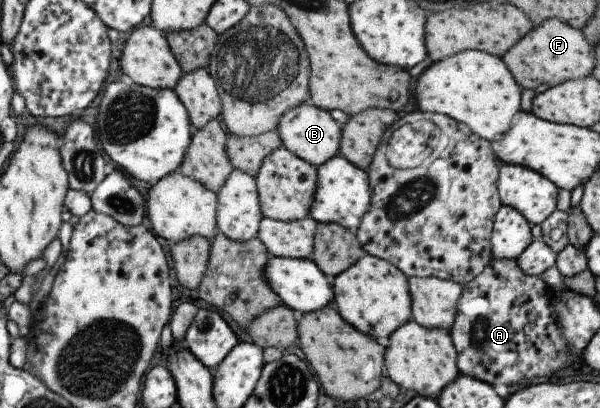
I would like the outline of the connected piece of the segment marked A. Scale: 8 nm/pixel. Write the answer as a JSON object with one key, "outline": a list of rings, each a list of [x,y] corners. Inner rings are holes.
{"outline":[[[492,257],[483,271],[463,286],[463,292],[455,304],[453,326],[447,331],[457,354],[458,373],[481,380],[494,388],[495,384],[509,386],[519,382],[519,378],[531,380],[533,376],[547,376],[555,374],[555,370],[561,371],[582,364],[582,354],[571,356],[563,336],[559,334],[553,308],[549,306],[551,291],[543,280],[523,274],[515,259]]]}

